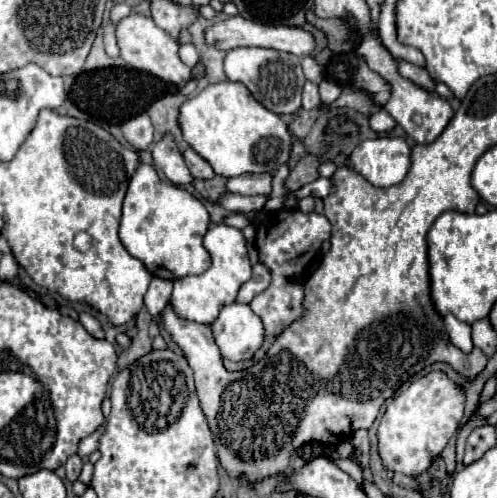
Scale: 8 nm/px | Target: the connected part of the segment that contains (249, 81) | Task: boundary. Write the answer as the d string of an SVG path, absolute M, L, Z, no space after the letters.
M233 48L225 56L225 74L231 82L243 82L257 102L277 114L293 114L301 106L301 92L305 76L301 70L301 60L287 52L277 52L271 48Z

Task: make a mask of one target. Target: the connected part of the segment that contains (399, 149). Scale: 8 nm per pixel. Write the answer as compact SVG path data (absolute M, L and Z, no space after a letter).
M377 136L361 142L349 154L347 166L365 176L373 186L393 186L411 168L411 146L407 138Z

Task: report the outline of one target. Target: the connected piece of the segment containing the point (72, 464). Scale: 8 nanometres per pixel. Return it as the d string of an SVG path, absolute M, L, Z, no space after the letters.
M73 454L73 456L67 460L67 464L65 464L65 470L67 470L67 480L75 482L75 480L79 478L81 466L83 466L83 460L81 460L77 454Z

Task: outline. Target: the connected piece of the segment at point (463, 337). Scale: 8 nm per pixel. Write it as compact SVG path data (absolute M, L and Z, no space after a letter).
M447 314L445 316L445 330L449 334L449 340L453 346L457 346L461 352L469 354L475 346L471 342L471 326L457 320L453 314Z

